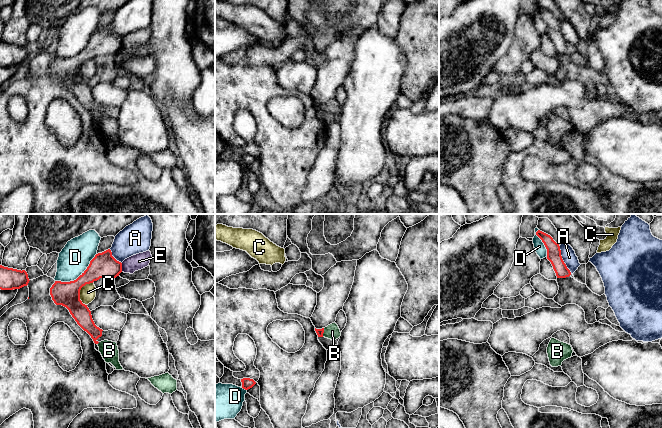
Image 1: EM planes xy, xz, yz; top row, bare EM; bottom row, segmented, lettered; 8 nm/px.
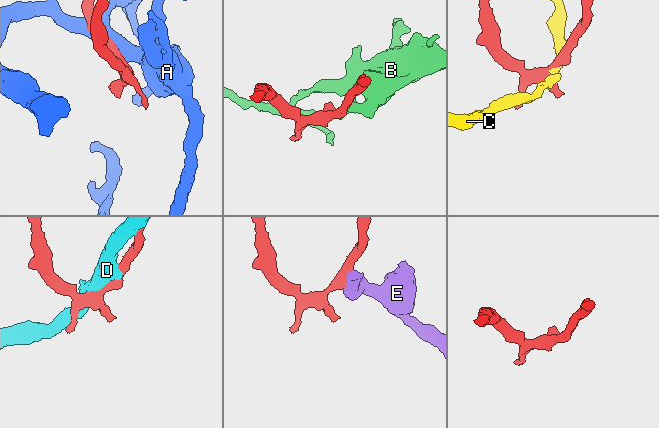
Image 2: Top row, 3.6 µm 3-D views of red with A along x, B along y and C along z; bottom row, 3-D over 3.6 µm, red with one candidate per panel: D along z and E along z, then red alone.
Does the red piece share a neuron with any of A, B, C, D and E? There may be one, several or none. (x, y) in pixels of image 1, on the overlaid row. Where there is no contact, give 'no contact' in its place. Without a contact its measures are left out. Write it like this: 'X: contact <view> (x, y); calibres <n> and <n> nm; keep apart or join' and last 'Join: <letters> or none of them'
A: contact yz (562, 259); calibres 110 and 120 nm; keep apart
B: contact xz (323, 332); calibres 50 and 120 nm; join
C: contact xy (79, 291); calibres 200 and 130 nm; keep apart
D: contact xy (79, 276); calibres 200 and 240 nm; keep apart
E: contact xy (121, 267); calibres 200 and 130 nm; keep apart
Join: B

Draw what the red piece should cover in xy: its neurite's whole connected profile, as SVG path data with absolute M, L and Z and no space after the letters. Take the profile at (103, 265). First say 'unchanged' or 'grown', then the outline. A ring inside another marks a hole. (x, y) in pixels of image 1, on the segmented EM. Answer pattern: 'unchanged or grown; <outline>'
grown; M110 249L98 253L95 257L90 261L87 269L74 281L70 282L61 282L55 281L55 283L50 288L50 295L52 300L56 305L62 305L66 307L72 317L75 319L77 324L86 331L94 343L98 345L99 352L101 353L103 359L106 363L111 363L116 370L124 370L119 362L119 350L116 342L104 340L98 342L97 339L102 336L102 329L97 327L92 319L91 311L87 307L87 305L83 304L80 300L80 290L86 284L93 283L94 281L99 280L100 278L116 278L122 272L122 263L117 261L113 256Z

